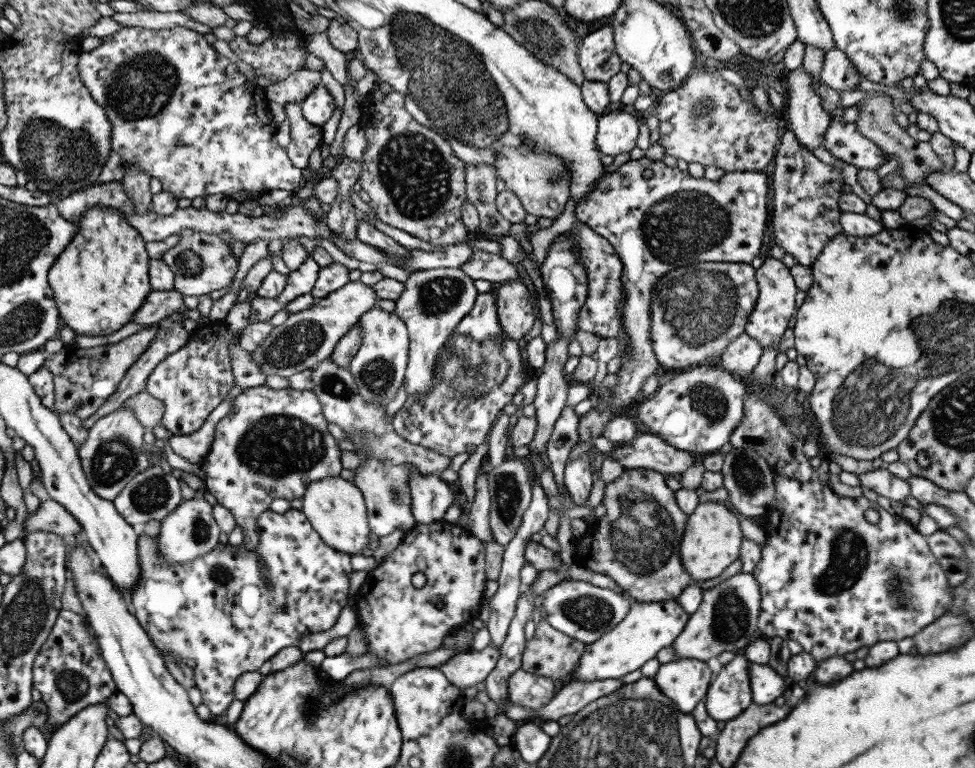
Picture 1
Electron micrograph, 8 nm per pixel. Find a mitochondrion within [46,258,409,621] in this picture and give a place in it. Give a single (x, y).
(279, 445)

